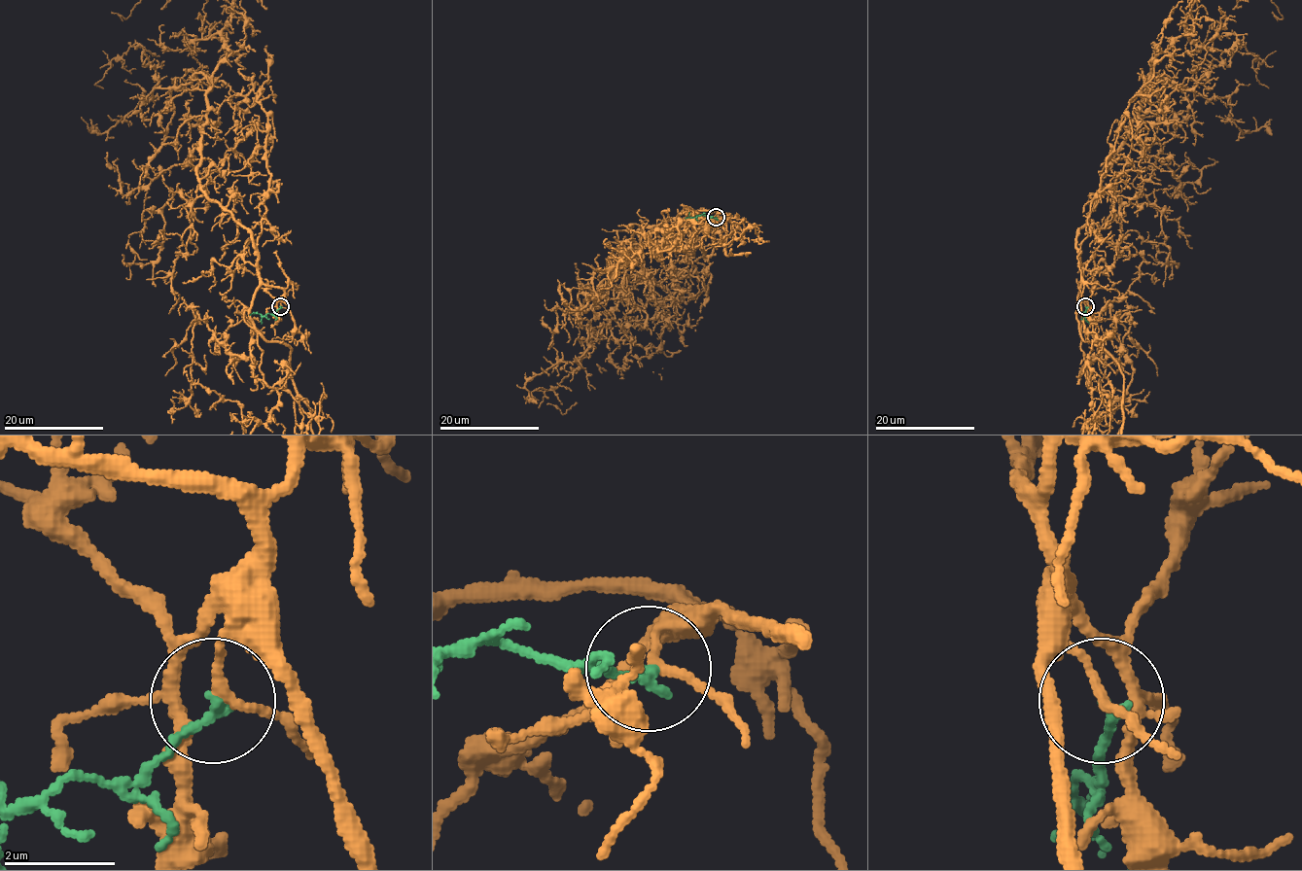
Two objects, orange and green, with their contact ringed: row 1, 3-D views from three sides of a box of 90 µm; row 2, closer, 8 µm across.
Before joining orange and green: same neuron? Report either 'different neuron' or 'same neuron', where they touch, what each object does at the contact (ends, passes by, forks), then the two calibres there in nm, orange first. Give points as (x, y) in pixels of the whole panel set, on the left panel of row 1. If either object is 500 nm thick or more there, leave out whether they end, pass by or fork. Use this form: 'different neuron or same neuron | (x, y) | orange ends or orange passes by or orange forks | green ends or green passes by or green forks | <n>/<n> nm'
different neuron | (280, 306) | orange passes by | green ends | 130/190 nm

